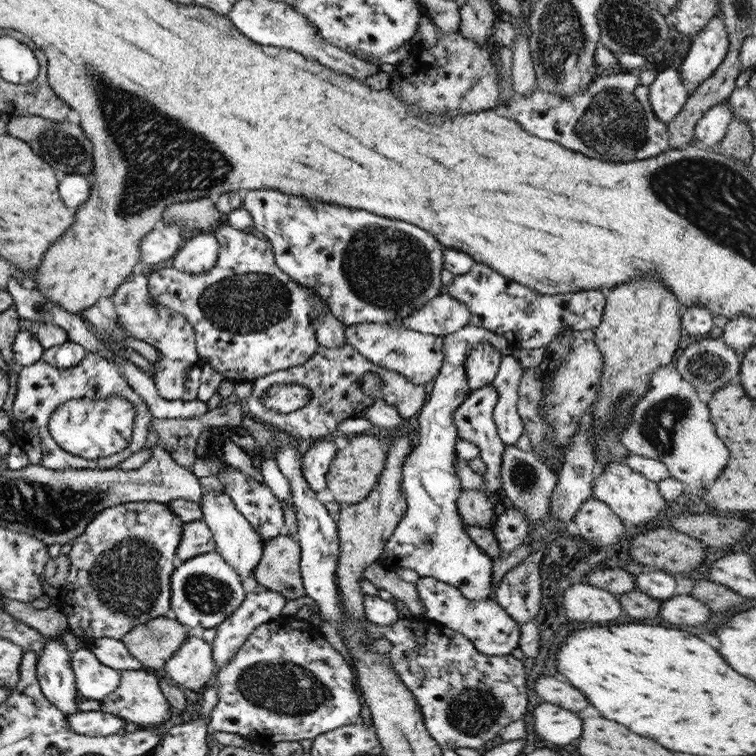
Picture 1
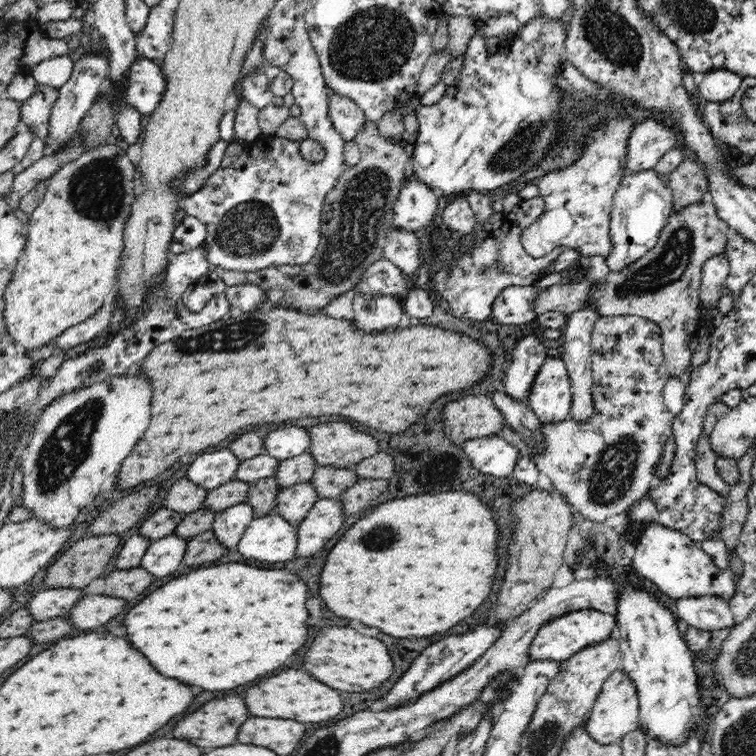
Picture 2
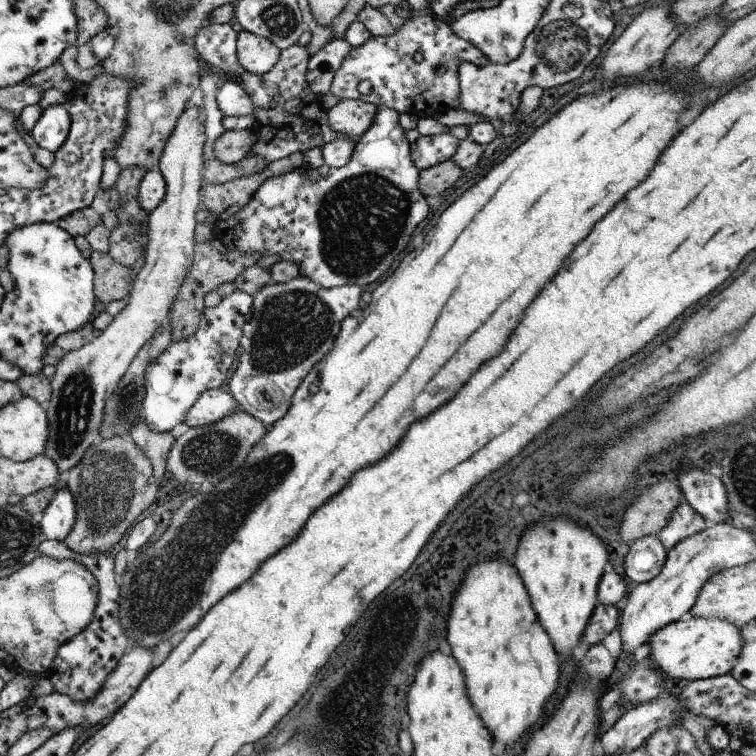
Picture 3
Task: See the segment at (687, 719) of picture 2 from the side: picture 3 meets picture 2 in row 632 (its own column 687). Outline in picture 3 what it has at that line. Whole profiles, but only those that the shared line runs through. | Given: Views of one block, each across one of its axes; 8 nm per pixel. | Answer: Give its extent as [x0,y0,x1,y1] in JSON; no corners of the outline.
[648,616,742,679]

